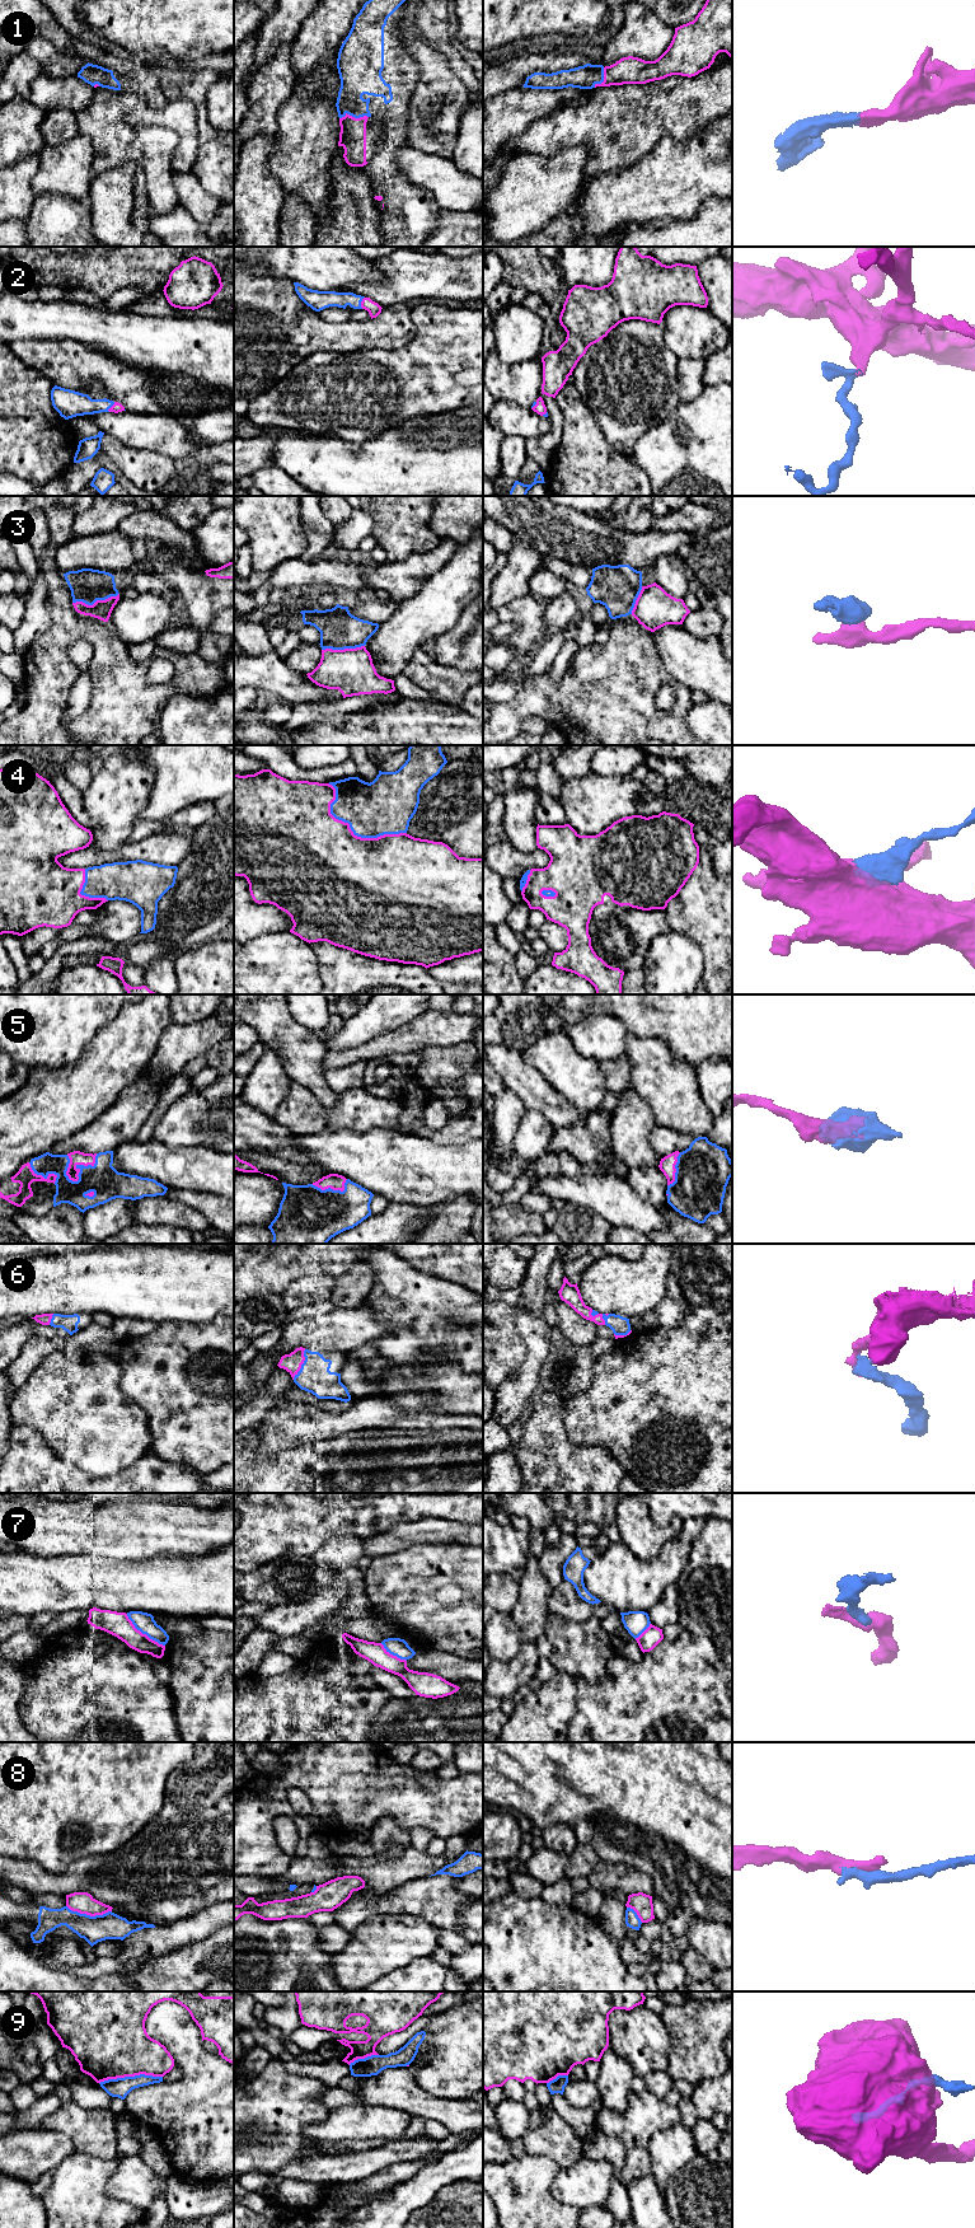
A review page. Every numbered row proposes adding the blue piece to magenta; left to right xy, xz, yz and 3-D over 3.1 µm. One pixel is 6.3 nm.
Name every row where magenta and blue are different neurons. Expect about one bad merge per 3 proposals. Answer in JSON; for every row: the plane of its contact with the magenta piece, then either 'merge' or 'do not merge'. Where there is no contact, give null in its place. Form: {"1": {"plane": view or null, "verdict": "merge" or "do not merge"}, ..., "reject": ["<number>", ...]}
{"1": {"plane": "xz", "verdict": "merge"}, "2": {"plane": "xz", "verdict": "merge"}, "3": {"plane": "xy", "verdict": "do not merge"}, "4": {"plane": "xz", "verdict": "merge"}, "5": {"plane": "xy", "verdict": "merge"}, "6": {"plane": "xz", "verdict": "merge"}, "7": {"plane": "xy", "verdict": "do not merge"}, "8": {"plane": "xy", "verdict": "do not merge"}, "9": {"plane": "xy", "verdict": "do not merge"}, "reject": ["3", "7", "8", "9"]}

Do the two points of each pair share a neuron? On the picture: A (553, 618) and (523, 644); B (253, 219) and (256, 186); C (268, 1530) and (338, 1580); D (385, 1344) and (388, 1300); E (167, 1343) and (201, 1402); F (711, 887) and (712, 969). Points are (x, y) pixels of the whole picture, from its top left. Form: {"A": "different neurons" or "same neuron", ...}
{"A": "different neurons", "B": "same neuron", "C": "different neurons", "D": "same neuron", "E": "same neuron", "F": "same neuron"}

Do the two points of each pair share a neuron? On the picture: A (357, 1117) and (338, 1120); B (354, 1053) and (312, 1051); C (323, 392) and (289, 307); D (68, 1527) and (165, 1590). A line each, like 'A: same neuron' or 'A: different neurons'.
A: same neuron
B: different neurons
C: different neurons
D: different neurons

